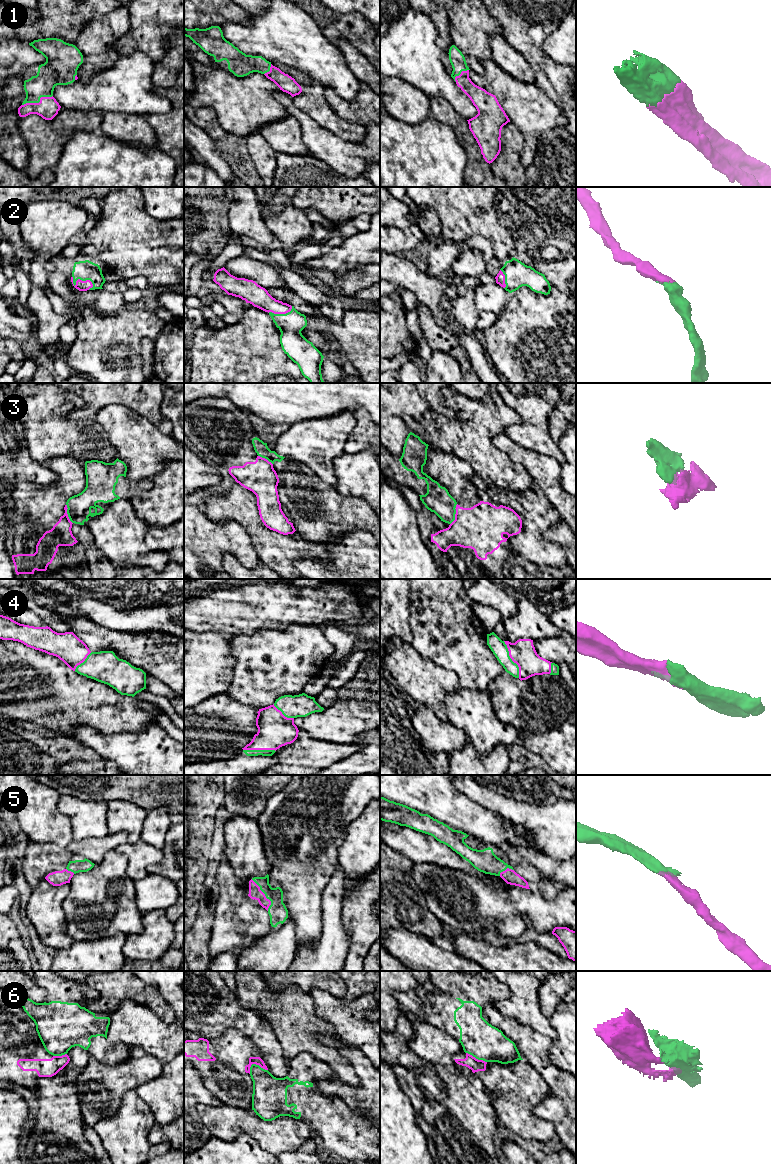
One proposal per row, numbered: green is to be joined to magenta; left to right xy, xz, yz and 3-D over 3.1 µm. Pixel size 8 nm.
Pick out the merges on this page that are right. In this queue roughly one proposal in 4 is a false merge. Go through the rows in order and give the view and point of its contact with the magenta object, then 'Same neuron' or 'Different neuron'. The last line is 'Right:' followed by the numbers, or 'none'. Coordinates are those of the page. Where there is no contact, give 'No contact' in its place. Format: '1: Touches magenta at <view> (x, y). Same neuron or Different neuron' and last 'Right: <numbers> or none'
1: Touches magenta at xy (39, 102). Same neuron
2: Touches magenta at xy (79, 279). Same neuron
3: Touches magenta at yz (455, 514). Different neuron
4: Touches magenta at yz (511, 658). Same neuron
5: Touches magenta at xz (264, 895). Same neuron
6: Touches magenta at xz (258, 1064). Different neuron
Right: 1, 2, 4, 5

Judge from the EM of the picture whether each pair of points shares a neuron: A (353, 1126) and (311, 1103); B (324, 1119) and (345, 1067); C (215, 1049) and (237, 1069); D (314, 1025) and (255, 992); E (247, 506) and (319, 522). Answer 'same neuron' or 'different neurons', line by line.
A: same neuron
B: different neurons
C: same neuron
D: same neuron
E: different neurons

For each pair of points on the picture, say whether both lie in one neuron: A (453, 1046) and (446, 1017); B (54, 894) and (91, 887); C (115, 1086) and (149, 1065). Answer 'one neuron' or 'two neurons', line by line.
A: two neurons
B: two neurons
C: one neuron

